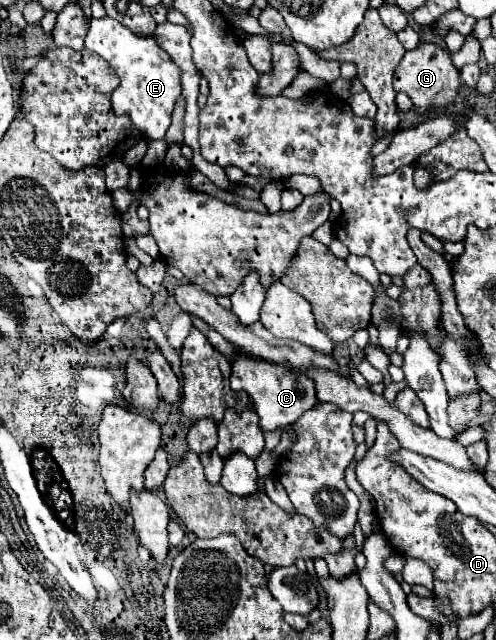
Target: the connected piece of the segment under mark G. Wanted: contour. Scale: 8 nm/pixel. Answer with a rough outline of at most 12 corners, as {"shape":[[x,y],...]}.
{"shape":[[419,44],[393,86],[419,112],[457,98],[459,72],[445,48]]}

